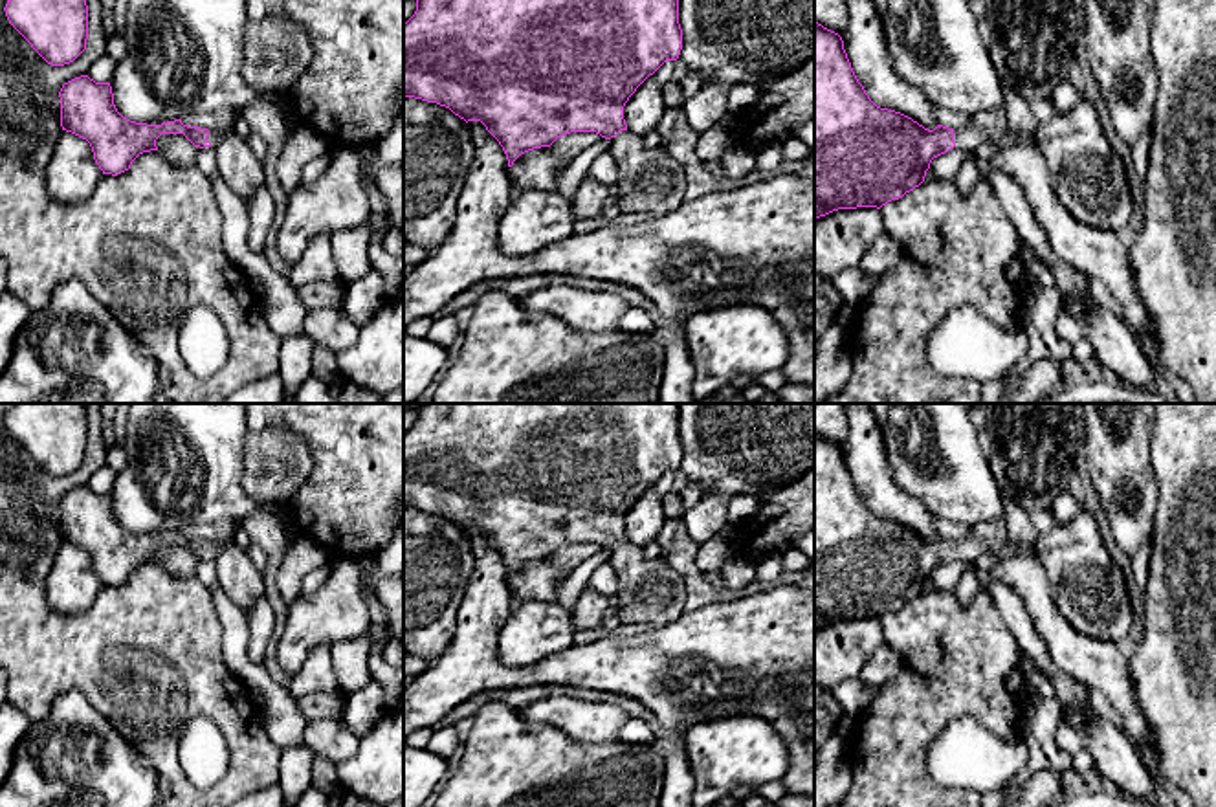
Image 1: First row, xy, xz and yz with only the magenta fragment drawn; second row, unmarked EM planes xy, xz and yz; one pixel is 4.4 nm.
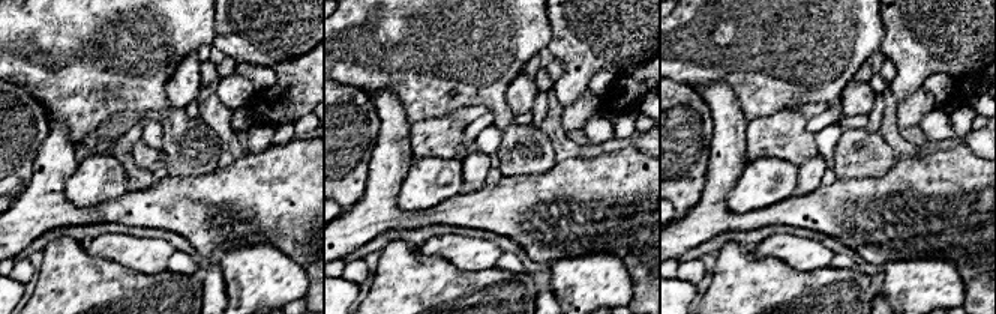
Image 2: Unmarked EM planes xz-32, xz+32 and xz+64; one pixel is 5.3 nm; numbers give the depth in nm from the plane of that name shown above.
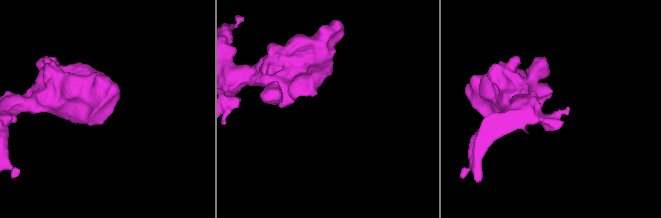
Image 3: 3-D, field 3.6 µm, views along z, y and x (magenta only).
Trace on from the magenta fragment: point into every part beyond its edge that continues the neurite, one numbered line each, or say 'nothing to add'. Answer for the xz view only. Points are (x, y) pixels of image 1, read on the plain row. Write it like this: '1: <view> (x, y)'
1: xz (650, 593)

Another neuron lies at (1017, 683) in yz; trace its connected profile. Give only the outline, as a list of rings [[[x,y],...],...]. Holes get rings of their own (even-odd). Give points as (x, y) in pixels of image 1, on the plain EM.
[[[1018,669],[1009,673],[1009,677],[1005,679],[1005,686],[1009,688],[1011,693],[1022,697],[1023,701],[1027,701],[1033,695],[1033,690],[1029,688],[1023,673]]]

